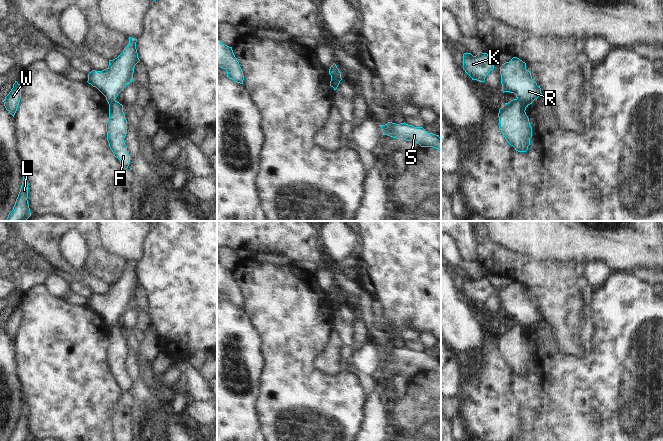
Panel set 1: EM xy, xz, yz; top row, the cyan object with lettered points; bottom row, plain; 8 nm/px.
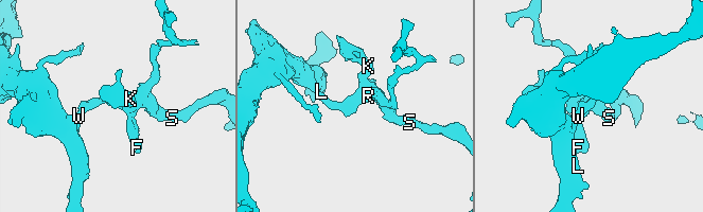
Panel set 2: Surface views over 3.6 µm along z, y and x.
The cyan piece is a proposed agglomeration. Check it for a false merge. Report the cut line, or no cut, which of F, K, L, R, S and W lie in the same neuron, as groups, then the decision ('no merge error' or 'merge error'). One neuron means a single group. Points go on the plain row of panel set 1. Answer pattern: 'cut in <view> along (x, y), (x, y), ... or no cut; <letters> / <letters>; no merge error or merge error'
cut in yz along (517, 322), (527, 329); F / K L R S W; merge error

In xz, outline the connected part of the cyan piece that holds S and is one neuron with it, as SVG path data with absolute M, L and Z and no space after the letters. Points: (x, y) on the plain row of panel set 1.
M388 346L385 349L380 349L380 351L383 359L406 365L414 365L421 371L433 371L441 375L441 361L428 357L423 351L414 351L405 346L400 348Z

